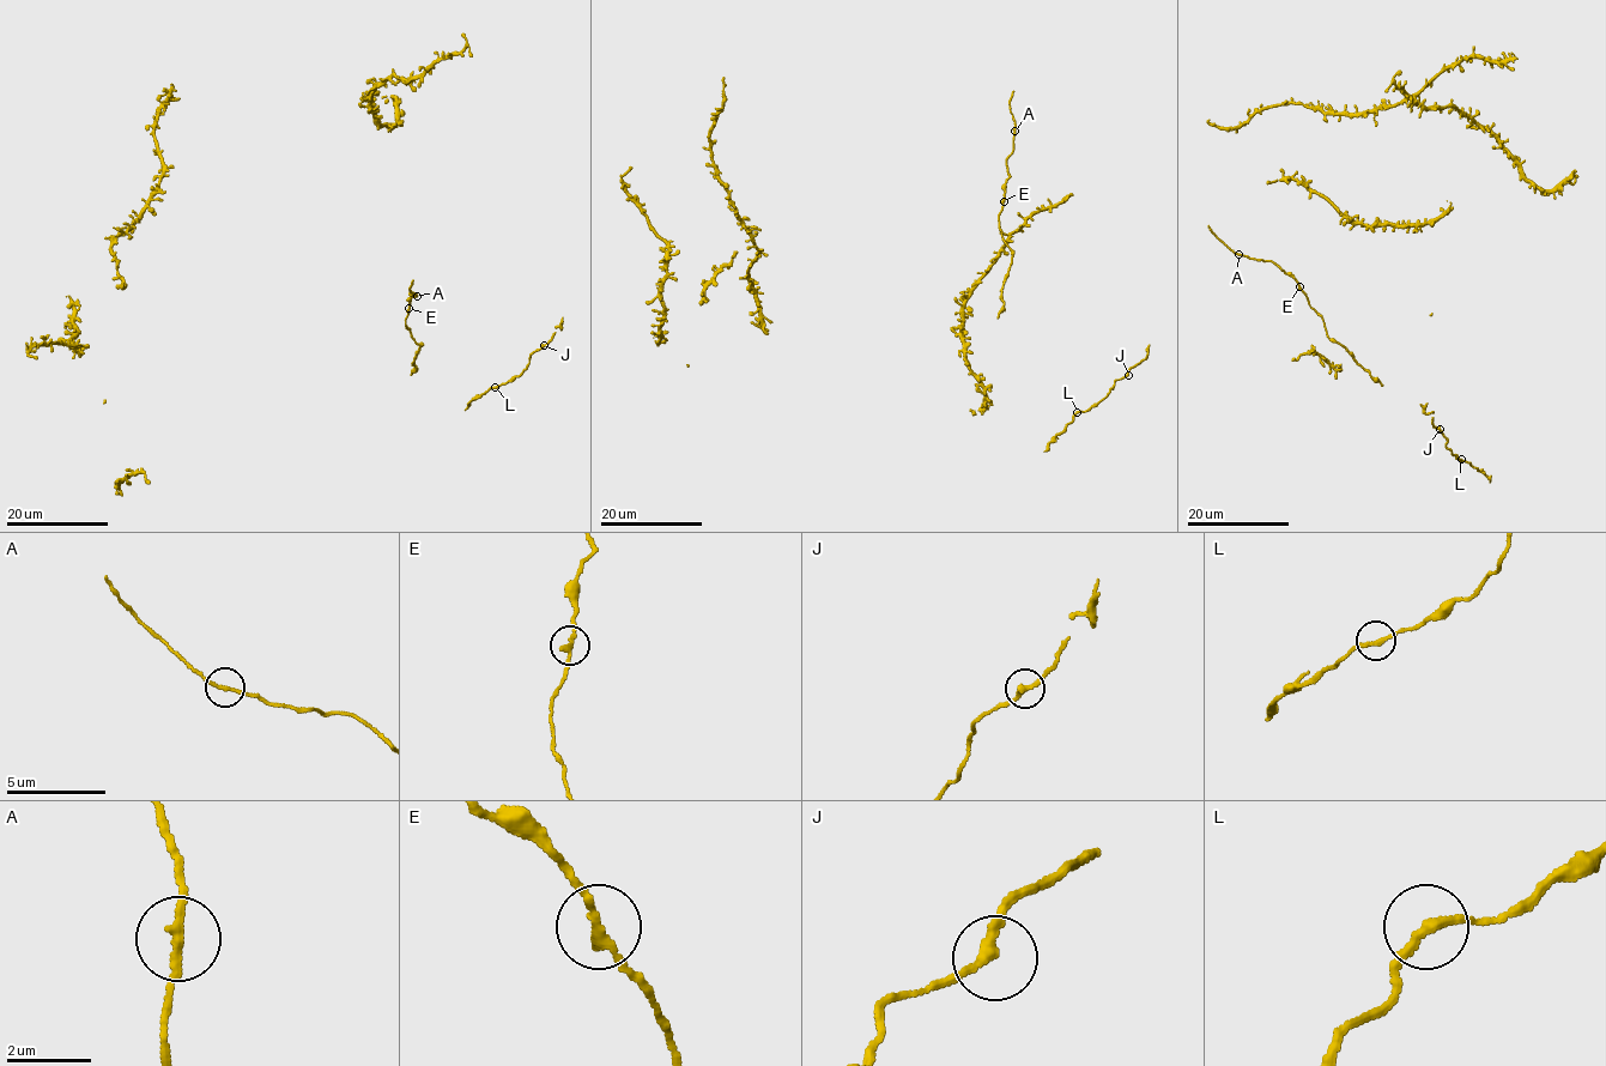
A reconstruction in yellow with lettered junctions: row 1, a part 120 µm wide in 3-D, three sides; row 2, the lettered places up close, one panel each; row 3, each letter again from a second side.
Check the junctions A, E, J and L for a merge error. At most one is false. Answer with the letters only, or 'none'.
none

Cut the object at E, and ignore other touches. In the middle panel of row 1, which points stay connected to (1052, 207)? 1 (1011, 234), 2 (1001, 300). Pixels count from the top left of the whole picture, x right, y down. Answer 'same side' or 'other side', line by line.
1: same side
2: other side

